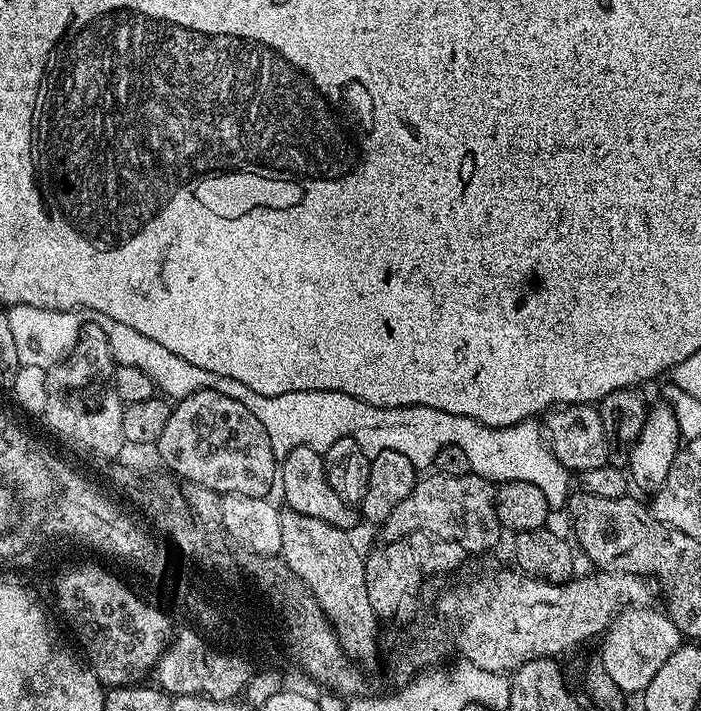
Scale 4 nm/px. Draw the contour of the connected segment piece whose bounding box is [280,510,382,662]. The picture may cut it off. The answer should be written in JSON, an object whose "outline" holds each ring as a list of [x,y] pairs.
{"outline":[[[291,510],[280,513],[282,546],[280,556],[290,568],[309,586],[314,598],[332,624],[333,634],[353,662],[372,660],[380,648],[380,627],[374,606],[370,606],[370,594],[366,594],[366,570],[362,552],[352,545],[345,529],[330,526],[322,518],[310,518],[310,514],[298,514]]]}

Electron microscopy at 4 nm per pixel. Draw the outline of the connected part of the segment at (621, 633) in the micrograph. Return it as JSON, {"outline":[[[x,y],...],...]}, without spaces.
{"outline":[[[633,606],[624,609],[619,616],[608,625],[603,633],[602,657],[600,663],[610,678],[626,694],[641,693],[650,684],[651,678],[666,662],[674,650],[680,648],[684,637],[667,613],[656,611],[650,606]]]}

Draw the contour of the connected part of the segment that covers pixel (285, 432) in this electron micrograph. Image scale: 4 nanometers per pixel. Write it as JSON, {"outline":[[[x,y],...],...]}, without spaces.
{"outline":[[[104,320],[102,327],[113,361],[119,366],[138,366],[138,370],[146,370],[146,374],[150,374],[153,382],[160,383],[161,380],[168,384],[166,396],[169,401],[179,402],[190,394],[198,394],[209,388],[218,394],[226,394],[226,398],[242,402],[242,406],[246,406],[246,410],[250,410],[250,414],[262,422],[277,461],[283,462],[290,450],[298,446],[310,446],[310,450],[323,454],[330,446],[334,446],[334,442],[338,442],[338,438],[354,438],[354,442],[358,442],[358,446],[362,446],[369,457],[382,454],[382,450],[398,450],[398,454],[406,454],[406,458],[410,458],[417,470],[428,470],[432,468],[434,458],[438,458],[438,450],[442,450],[442,446],[459,446],[466,458],[470,458],[475,475],[485,476],[493,482],[530,482],[530,486],[538,486],[538,490],[546,494],[549,509],[563,509],[567,505],[570,473],[552,453],[545,433],[535,419],[523,420],[505,428],[491,428],[462,414],[446,414],[446,410],[434,410],[426,406],[379,408],[350,394],[330,390],[306,390],[273,396],[254,394],[250,386],[245,386],[235,378],[210,374],[210,370],[193,366],[191,362],[186,362],[186,358],[170,354],[166,346],[158,346],[158,342],[138,334],[138,330],[122,326],[122,322]]]}

